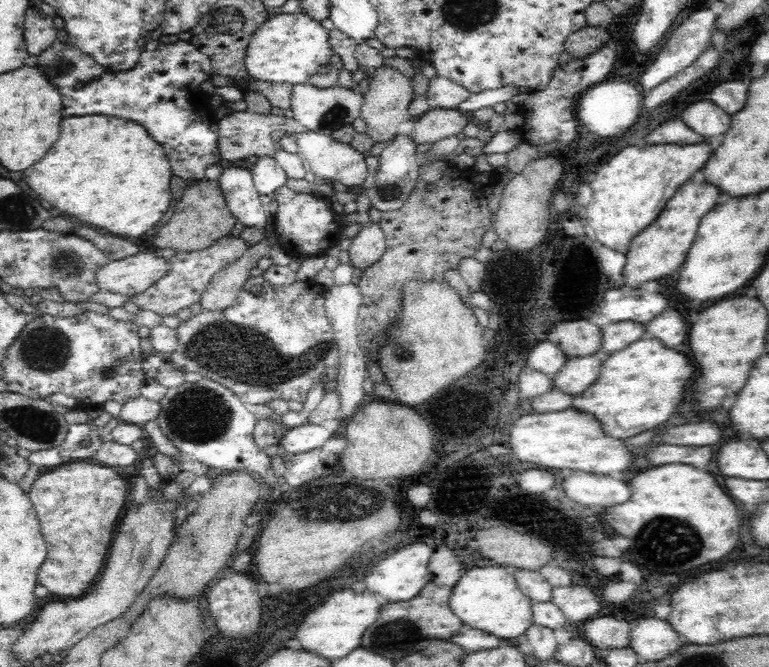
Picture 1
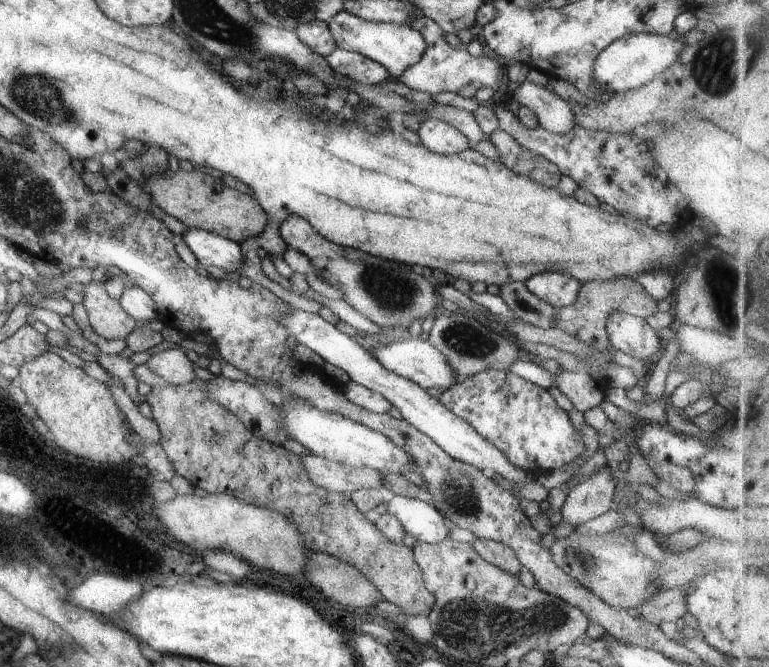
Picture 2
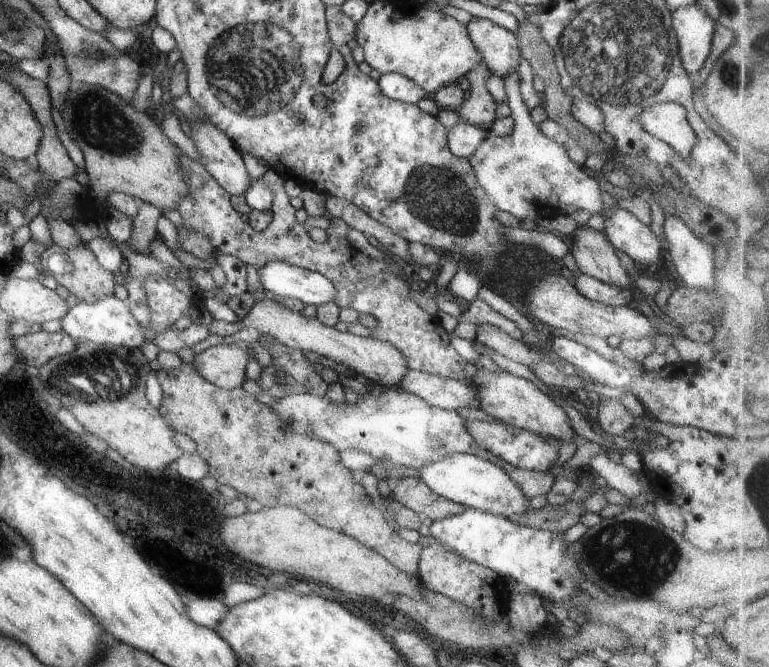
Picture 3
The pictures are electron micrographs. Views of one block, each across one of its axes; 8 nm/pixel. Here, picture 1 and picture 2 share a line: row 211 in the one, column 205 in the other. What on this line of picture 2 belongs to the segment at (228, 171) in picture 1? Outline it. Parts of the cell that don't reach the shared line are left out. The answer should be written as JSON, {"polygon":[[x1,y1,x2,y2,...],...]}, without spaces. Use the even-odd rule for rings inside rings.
{"polygon":[[190,226,177,240,184,241,200,264,218,266,226,271,244,266,243,258,246,253,241,251,240,243,233,240]]}

